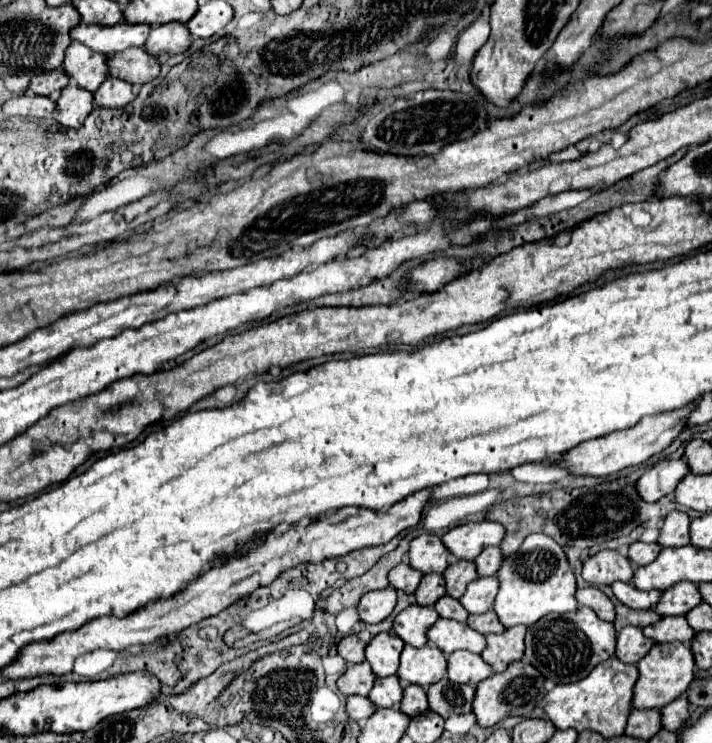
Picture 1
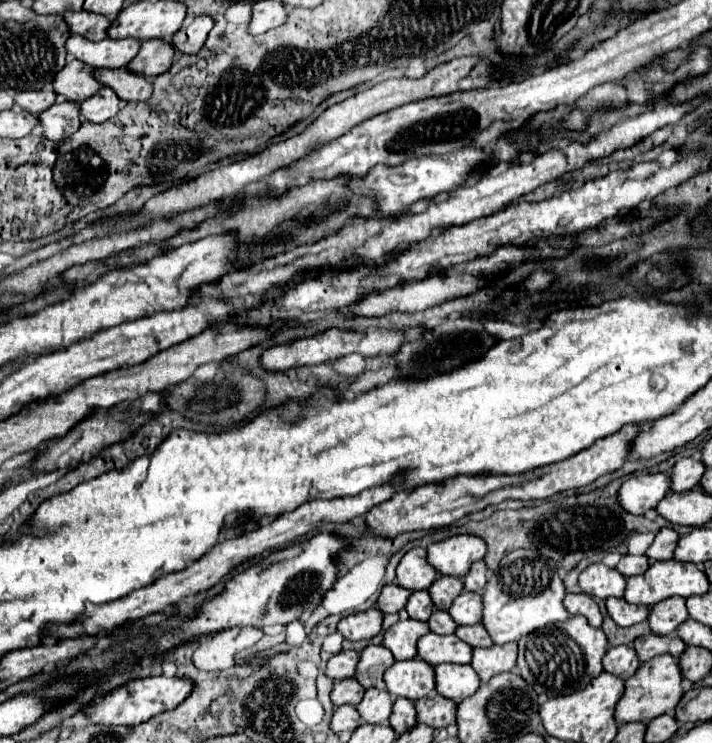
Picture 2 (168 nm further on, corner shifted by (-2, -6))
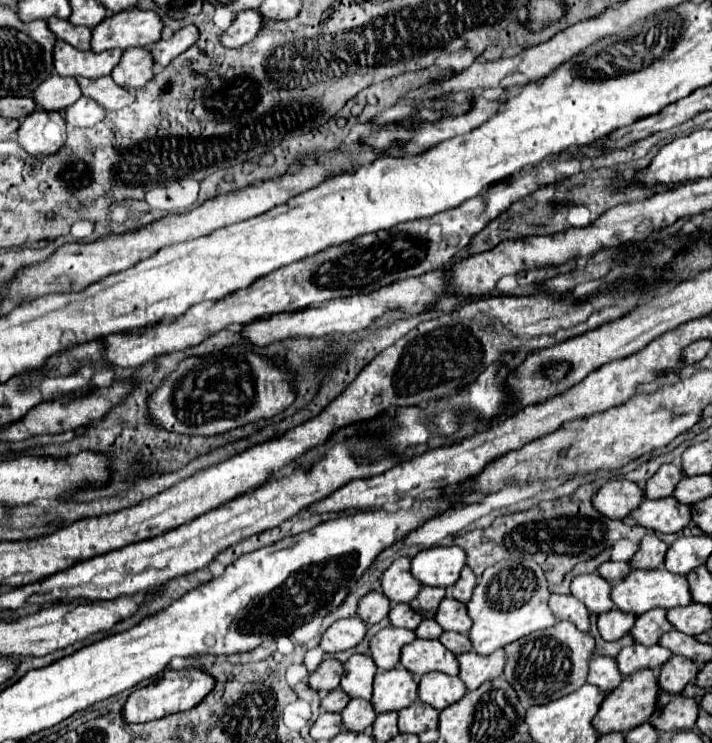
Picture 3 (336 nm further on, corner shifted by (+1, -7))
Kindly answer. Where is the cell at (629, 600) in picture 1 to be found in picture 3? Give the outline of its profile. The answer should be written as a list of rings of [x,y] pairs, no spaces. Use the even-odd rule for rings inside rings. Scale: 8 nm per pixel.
[[[611,609],[611,611],[599,615],[597,627],[599,627],[599,633],[605,641],[615,641],[631,631],[635,619],[637,617],[631,613],[623,613],[621,609]]]

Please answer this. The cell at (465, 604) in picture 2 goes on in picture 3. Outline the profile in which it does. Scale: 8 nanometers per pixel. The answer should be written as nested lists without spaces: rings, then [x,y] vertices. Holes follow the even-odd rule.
[[[453,597],[441,601],[435,621],[439,621],[439,625],[445,631],[459,631],[459,633],[469,633],[473,625],[471,617],[467,615],[467,607],[461,601],[455,601]]]

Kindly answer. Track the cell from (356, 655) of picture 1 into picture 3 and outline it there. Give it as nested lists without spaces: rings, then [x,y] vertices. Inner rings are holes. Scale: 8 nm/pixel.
[[[327,657],[319,669],[309,677],[309,685],[317,691],[333,691],[339,687],[339,681],[343,677],[343,663],[335,657]]]

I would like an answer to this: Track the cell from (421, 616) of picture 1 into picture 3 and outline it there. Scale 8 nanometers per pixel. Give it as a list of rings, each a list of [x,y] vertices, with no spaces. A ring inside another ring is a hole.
[[[389,625],[385,629],[381,629],[369,643],[371,647],[371,657],[375,661],[375,665],[381,669],[381,671],[387,671],[387,669],[393,669],[399,665],[399,659],[401,659],[401,649],[415,641],[417,635],[415,631],[411,629],[405,629],[405,627],[395,627],[395,625]]]

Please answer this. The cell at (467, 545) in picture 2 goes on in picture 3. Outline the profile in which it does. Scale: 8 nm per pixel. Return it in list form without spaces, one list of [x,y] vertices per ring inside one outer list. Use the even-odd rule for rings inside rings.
[[[431,547],[419,551],[411,561],[411,573],[431,587],[451,587],[465,567],[467,553],[461,547]]]

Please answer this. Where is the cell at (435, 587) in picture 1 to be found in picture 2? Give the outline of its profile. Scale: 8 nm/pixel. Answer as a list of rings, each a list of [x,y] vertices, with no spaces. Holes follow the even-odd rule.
[[[426,590],[410,594],[410,598],[406,602],[406,612],[408,612],[410,618],[426,622],[430,618],[432,610],[434,610],[434,604],[432,604],[432,600],[430,600],[430,596],[428,596]]]

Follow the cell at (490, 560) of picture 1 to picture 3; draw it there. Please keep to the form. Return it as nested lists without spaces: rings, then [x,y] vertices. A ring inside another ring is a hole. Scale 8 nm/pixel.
[[[463,567],[459,581],[453,585],[453,597],[459,599],[461,603],[467,603],[471,599],[471,595],[473,595],[475,585],[477,585],[477,577],[471,571],[471,567]]]

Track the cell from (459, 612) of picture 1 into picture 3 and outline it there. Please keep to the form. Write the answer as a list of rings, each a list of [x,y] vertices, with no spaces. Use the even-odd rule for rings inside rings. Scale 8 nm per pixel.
[[[423,619],[421,625],[415,629],[417,637],[423,637],[423,639],[439,639],[443,629],[439,627],[439,623],[435,619]]]

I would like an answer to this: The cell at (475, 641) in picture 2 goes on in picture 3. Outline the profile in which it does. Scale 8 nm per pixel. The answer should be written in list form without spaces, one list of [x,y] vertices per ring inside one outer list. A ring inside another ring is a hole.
[[[443,631],[443,635],[439,637],[439,641],[449,651],[453,651],[455,655],[461,655],[461,653],[467,653],[467,651],[473,649],[473,643],[471,643],[469,635],[463,635],[463,633],[457,633],[457,631]]]

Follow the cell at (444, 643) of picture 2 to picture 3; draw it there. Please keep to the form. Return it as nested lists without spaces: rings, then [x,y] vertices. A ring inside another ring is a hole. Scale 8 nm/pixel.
[[[415,639],[401,651],[401,665],[415,677],[429,671],[443,671],[447,675],[459,673],[457,657],[437,639]]]

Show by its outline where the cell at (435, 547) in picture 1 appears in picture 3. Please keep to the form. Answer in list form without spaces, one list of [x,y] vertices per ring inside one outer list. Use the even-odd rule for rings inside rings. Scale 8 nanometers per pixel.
[[[399,557],[383,573],[383,593],[393,603],[409,603],[421,589],[419,581],[411,575],[411,557]]]

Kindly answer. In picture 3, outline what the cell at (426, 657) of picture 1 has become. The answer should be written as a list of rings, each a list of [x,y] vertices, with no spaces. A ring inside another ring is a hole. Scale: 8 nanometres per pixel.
[[[405,667],[379,671],[373,683],[373,707],[377,713],[399,711],[417,701],[417,681]]]

